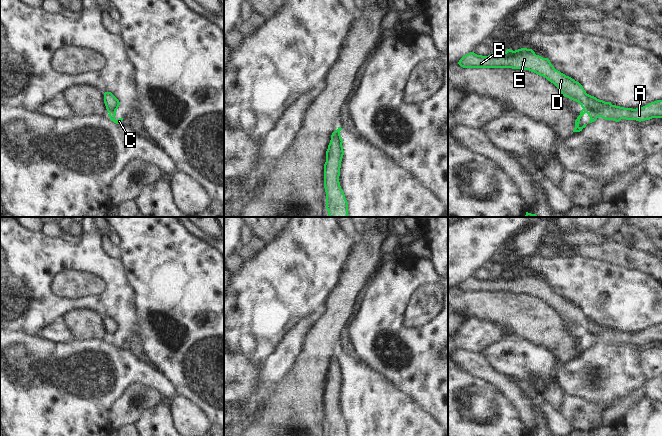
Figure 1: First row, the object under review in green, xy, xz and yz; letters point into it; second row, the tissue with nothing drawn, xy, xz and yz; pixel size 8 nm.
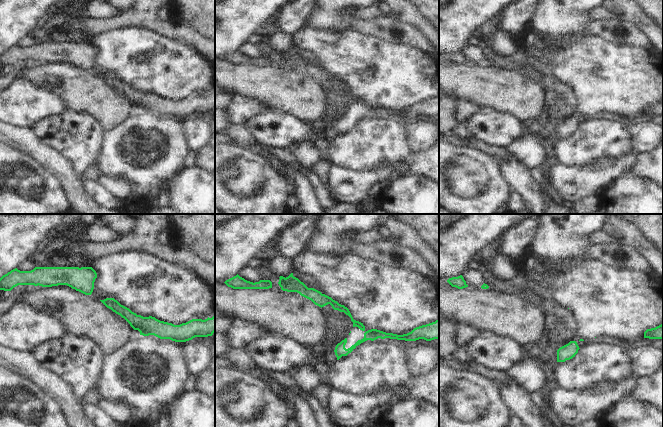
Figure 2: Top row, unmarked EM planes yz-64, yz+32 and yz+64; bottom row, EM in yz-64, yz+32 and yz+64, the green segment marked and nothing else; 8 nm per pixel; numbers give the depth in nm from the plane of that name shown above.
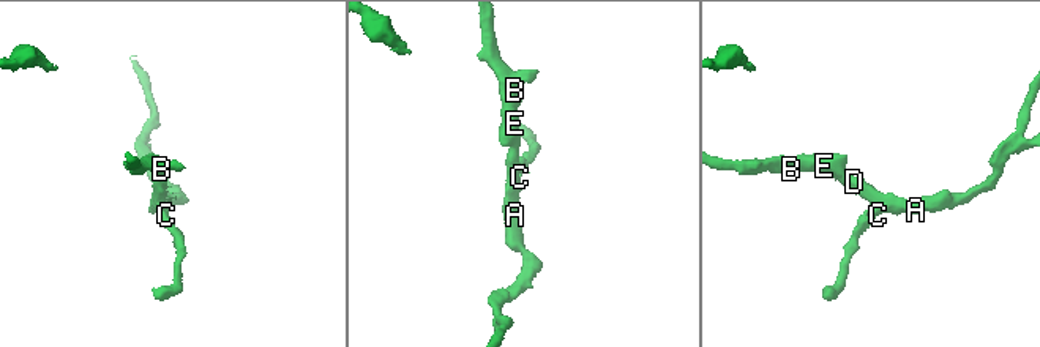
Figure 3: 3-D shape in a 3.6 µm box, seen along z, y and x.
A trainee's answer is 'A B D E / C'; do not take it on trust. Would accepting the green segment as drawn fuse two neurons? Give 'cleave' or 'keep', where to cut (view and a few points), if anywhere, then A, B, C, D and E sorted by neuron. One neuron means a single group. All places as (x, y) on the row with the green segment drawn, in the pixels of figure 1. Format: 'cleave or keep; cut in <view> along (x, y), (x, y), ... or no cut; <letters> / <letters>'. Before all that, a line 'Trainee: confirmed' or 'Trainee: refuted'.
Trainee: confirmed
cleave; cut in xz along (336, 130), (342, 156); A B D E / C

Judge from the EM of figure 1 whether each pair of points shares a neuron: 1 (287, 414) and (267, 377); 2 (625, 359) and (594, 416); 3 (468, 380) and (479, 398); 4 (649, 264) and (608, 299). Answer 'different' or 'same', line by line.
1: different
2: different
3: same
4: different

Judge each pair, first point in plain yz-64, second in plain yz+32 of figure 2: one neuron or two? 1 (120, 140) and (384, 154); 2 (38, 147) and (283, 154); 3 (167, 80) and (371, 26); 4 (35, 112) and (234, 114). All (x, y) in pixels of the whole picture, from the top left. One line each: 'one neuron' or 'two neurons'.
1: one neuron
2: two neurons
3: two neurons
4: one neuron

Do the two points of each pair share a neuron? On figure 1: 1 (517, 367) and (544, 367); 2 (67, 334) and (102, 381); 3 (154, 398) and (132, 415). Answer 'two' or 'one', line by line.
1: one
2: two
3: one

